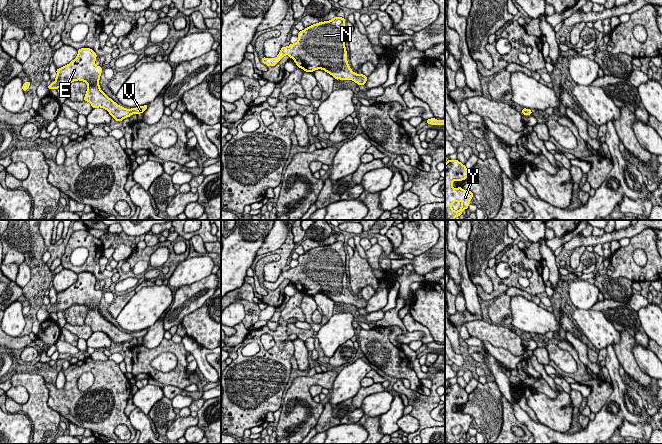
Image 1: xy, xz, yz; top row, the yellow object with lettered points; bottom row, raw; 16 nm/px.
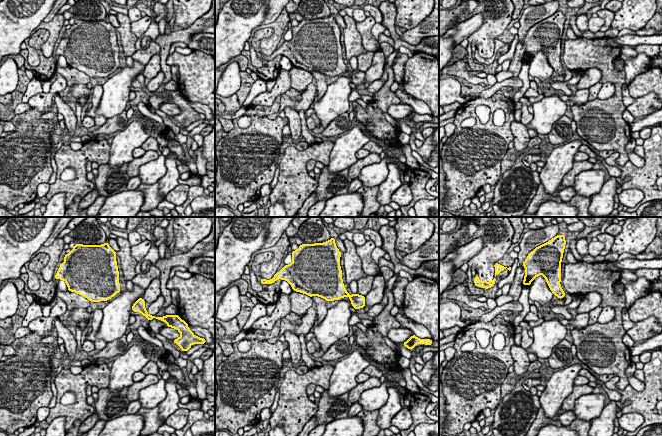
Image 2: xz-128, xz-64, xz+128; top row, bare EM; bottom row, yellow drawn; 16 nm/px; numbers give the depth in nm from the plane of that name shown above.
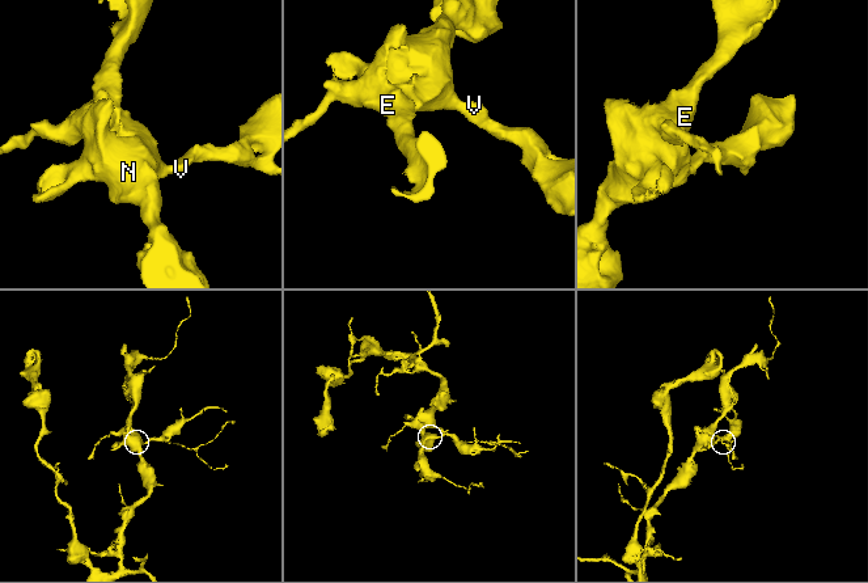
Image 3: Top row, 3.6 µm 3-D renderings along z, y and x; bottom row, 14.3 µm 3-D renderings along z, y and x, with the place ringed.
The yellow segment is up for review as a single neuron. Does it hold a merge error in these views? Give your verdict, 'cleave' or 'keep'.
keep

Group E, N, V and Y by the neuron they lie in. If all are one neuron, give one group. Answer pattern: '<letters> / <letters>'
E N V Y

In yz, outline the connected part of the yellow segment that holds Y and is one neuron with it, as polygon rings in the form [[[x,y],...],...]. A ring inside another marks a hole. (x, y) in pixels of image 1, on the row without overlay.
[[[448,383],[445,388],[445,444],[455,444],[457,440],[462,438],[464,433],[468,432],[470,424],[474,420],[473,416],[452,410],[454,405],[462,405],[467,401],[468,393],[465,389],[457,383],[453,385]],[[457,425],[460,425],[462,430],[458,435],[454,435],[452,428]]]

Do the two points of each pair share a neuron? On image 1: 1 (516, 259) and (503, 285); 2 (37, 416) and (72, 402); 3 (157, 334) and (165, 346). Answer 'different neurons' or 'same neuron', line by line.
1: same neuron
2: different neurons
3: different neurons

